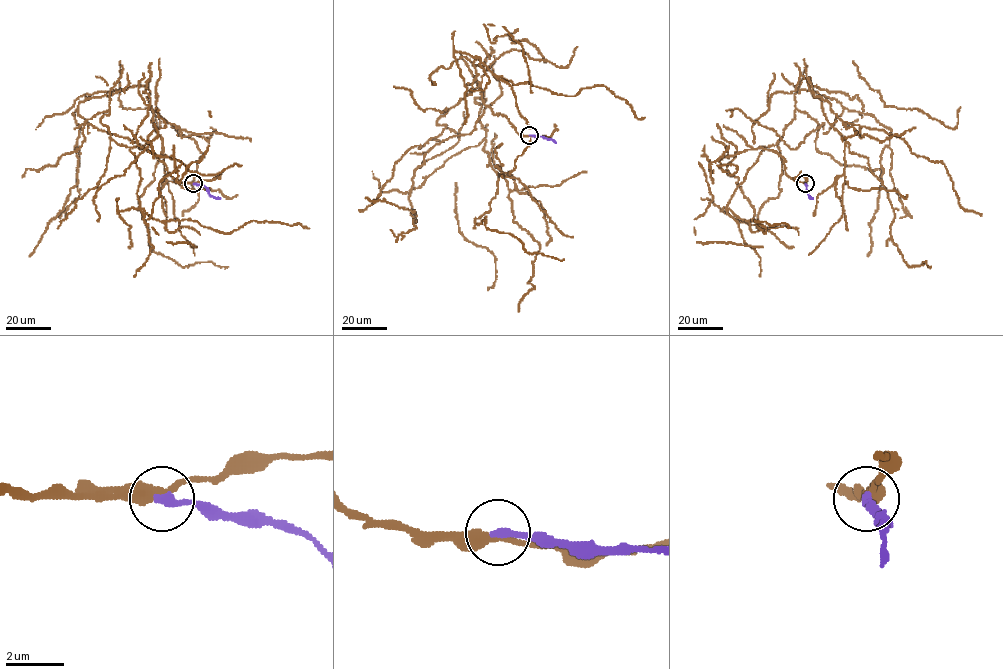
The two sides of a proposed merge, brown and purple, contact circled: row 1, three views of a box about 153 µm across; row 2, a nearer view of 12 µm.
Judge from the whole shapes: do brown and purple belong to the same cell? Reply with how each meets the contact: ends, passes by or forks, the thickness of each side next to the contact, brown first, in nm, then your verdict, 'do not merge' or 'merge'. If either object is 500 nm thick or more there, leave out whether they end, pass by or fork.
brown passes by | purple ends | 320/320 nm | do not merge

